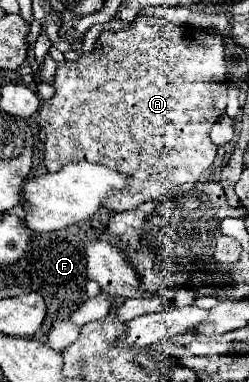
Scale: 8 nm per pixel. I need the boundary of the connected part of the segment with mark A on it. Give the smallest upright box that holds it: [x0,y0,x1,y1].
[39,25,227,211]

